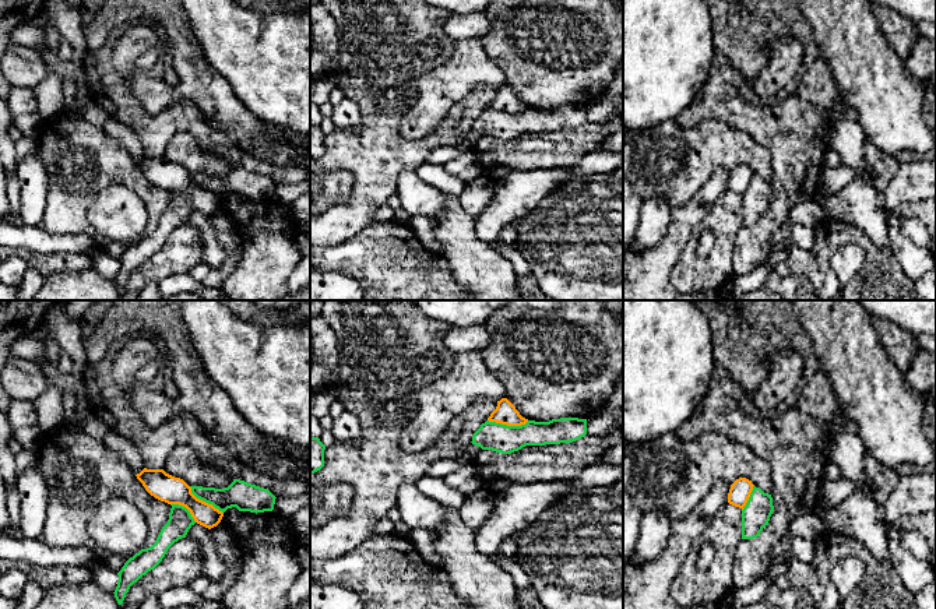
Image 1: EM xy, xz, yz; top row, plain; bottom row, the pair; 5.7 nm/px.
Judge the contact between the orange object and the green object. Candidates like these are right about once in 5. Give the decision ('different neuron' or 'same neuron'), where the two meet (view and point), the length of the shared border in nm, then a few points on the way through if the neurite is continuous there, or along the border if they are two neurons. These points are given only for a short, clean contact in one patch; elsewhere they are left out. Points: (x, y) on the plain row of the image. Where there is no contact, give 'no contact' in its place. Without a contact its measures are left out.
different neuron; meets orange in xz at (509, 112); contact 240 nm long; border along xz (488, 106), (507, 112), (524, 112), (528, 108)

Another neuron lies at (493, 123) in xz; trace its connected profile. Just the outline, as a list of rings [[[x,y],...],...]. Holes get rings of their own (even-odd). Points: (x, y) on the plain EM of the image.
[[[560,105],[549,109],[528,108],[521,113],[507,113],[496,109],[486,108],[472,123],[472,131],[482,137],[492,137],[502,141],[511,141],[525,133],[545,133],[571,130],[587,122],[587,106],[578,105]]]

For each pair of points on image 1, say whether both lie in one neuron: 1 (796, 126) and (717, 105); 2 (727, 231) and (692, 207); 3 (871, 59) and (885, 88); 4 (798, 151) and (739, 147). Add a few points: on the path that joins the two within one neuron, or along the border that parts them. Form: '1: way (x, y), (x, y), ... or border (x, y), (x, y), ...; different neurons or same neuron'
1: way (777, 126), (766, 125), (736, 112); same neuron
2: border (725, 189), (703, 219); different neurons
3: way (871, 66), (871, 74), (878, 81); same neuron
4: border (738, 130), (746, 131), (767, 151), (771, 180); different neurons

